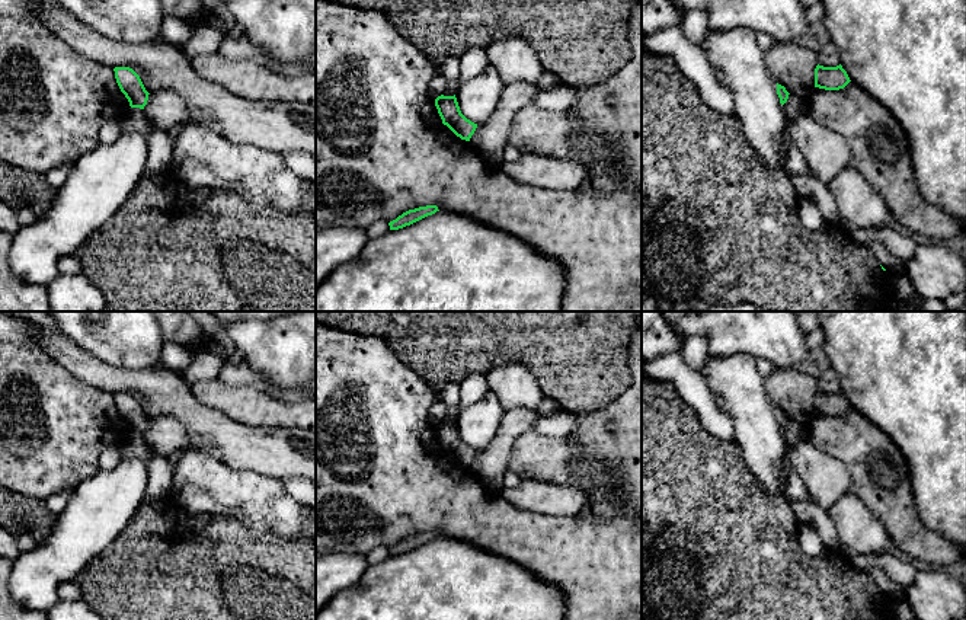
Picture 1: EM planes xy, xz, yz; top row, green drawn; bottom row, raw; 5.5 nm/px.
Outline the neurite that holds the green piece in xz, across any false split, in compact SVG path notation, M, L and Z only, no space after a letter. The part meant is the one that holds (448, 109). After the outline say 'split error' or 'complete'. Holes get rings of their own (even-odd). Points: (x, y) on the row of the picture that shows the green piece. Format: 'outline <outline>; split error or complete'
outline M455 95L438 96L435 99L435 106L442 119L442 124L447 125L461 140L470 141L477 128L477 124L471 122L461 114Z; complete

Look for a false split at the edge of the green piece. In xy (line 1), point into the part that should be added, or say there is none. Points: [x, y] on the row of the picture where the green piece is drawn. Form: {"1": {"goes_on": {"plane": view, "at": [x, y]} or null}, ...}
{"1": {"goes_on": null}}

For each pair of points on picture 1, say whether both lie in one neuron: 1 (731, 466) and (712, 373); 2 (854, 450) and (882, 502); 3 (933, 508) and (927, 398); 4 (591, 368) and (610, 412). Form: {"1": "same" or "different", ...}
{"1": "different", "2": "same", "3": "same", "4": "different"}

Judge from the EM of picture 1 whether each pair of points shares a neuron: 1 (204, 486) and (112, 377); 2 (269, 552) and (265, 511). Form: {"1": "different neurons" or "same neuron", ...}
{"1": "different neurons", "2": "different neurons"}

